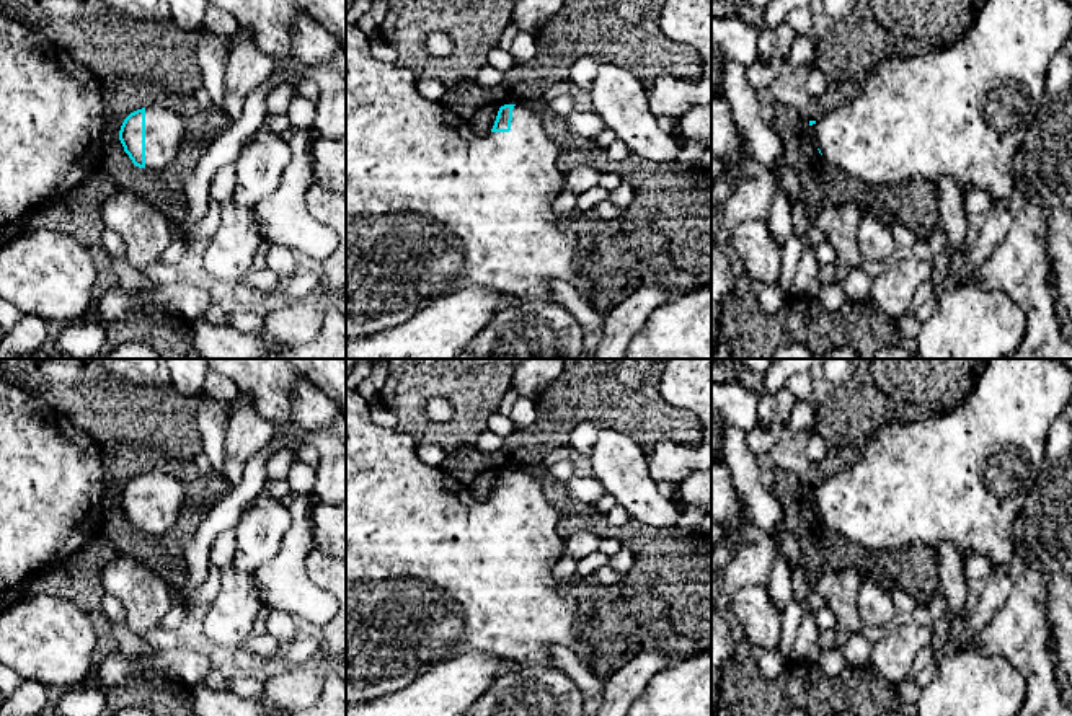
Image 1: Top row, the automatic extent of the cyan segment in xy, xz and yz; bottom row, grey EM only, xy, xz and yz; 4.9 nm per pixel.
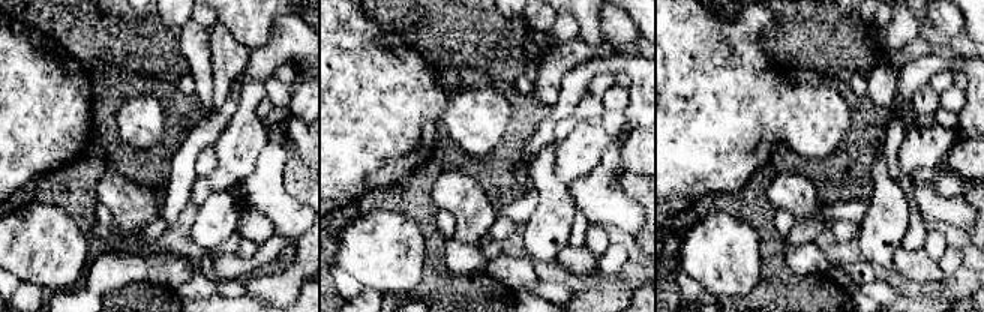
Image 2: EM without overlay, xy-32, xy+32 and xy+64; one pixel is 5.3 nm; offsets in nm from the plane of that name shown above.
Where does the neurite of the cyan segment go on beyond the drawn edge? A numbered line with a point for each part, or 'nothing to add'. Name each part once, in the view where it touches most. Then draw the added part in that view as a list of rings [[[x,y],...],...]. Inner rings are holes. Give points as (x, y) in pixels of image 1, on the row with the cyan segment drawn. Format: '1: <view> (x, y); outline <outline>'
1: xy (165, 126); outline [[[168,99],[145,108],[145,170],[160,171],[173,163],[189,134],[188,117]]]

